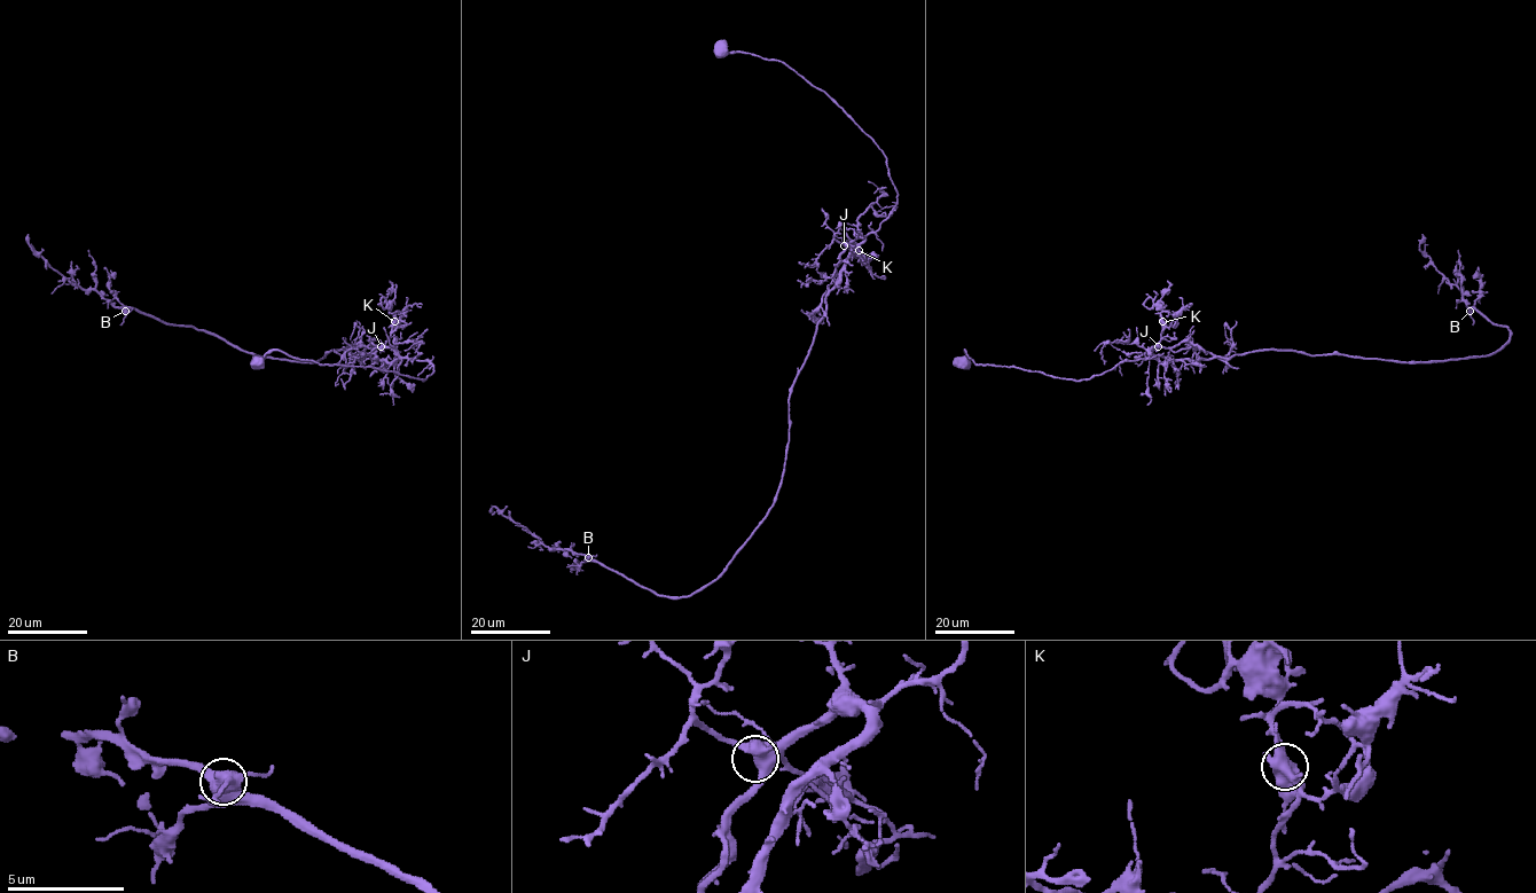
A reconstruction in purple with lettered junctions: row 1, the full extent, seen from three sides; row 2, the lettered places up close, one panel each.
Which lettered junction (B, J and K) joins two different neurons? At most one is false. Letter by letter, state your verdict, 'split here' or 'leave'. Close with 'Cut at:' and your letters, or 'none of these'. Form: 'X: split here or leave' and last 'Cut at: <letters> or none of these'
B: leave
J: leave
K: split here
Cut at: K

